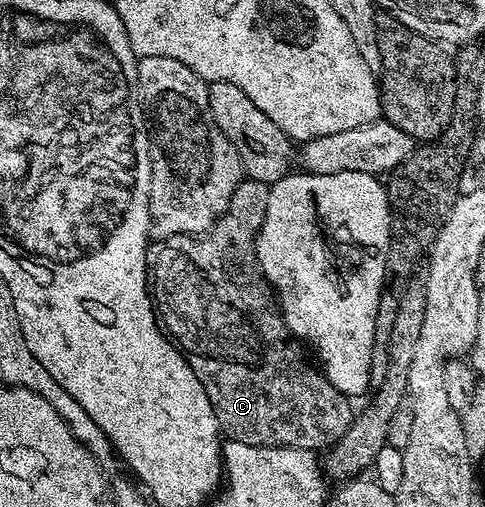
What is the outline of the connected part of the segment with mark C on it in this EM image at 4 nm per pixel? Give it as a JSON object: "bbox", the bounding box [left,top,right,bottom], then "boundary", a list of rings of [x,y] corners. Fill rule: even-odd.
{"bbox":[147,177,353,452],"boundary":[[[244,177],[229,200],[229,208],[208,233],[154,239],[147,247],[147,289],[166,333],[182,350],[197,380],[201,380],[219,429],[230,441],[323,452],[339,442],[351,427],[353,402],[337,392],[322,369],[303,355],[304,347],[288,330],[274,290],[259,272],[255,241],[261,224],[265,224],[270,191],[268,183]]]}

